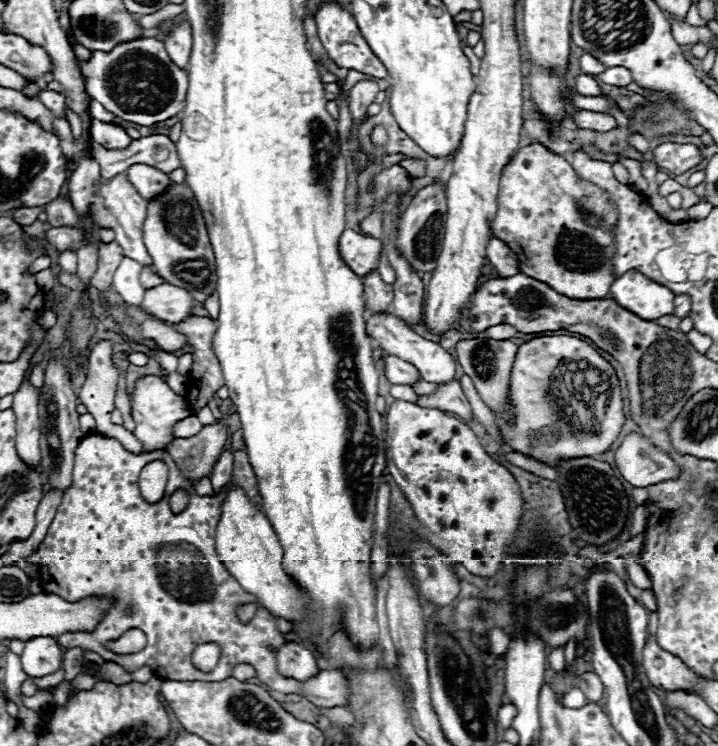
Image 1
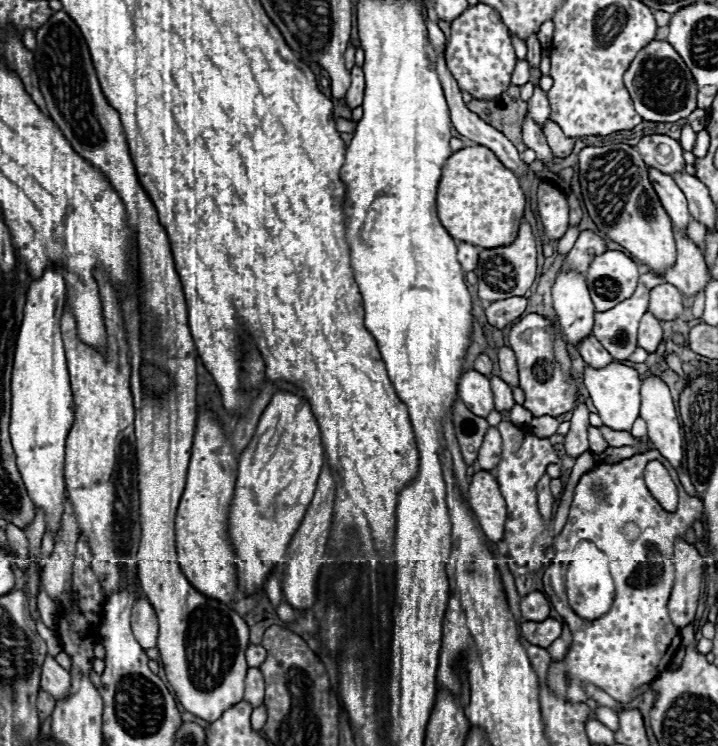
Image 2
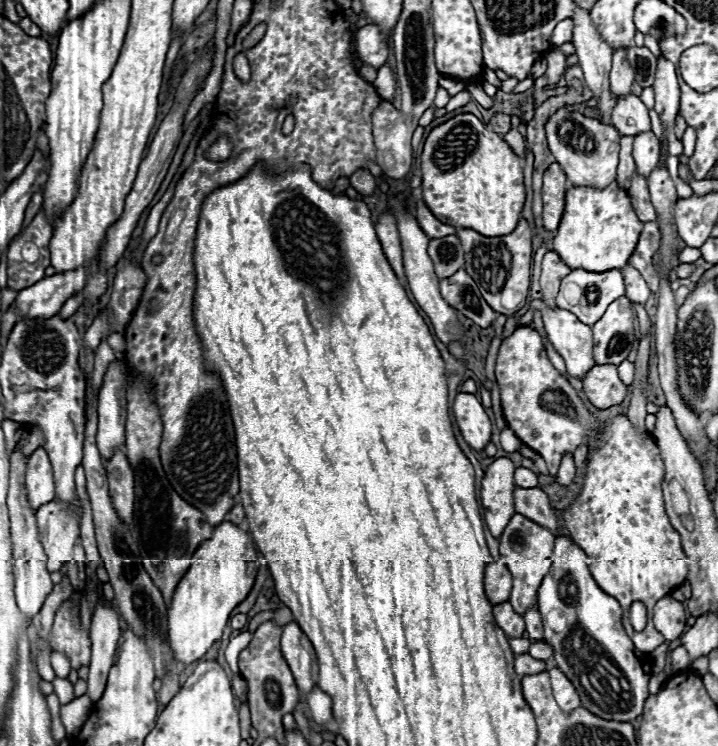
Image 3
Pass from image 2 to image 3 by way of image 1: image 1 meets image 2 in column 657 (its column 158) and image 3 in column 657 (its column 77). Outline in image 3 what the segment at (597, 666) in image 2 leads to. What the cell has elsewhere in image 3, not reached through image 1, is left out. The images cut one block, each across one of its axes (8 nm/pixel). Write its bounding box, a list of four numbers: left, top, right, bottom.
[564,416,688,652]

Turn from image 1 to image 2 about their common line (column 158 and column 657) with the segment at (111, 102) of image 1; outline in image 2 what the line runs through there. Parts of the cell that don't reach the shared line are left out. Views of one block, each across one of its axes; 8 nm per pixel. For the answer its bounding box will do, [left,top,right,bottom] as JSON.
[624,40,698,122]

